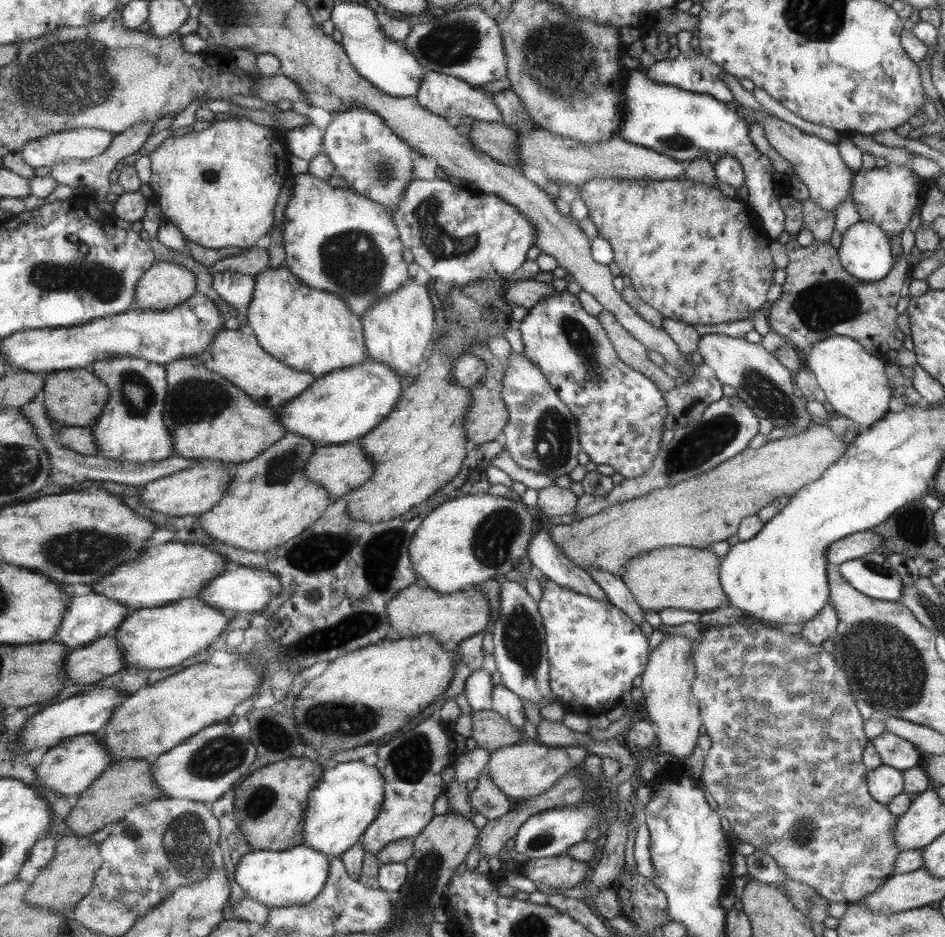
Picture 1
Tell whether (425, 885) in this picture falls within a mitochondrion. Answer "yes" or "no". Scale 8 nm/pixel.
yes

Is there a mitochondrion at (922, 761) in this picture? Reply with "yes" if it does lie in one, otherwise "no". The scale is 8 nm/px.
no

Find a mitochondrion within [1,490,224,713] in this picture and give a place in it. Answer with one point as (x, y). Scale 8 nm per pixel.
(87, 551)

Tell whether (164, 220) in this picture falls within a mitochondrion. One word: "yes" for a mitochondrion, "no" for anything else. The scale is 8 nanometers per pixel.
no

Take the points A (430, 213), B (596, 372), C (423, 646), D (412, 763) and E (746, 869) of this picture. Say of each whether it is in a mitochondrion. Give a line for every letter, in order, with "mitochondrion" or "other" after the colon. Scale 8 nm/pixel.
A: mitochondrion
B: mitochondrion
C: other
D: mitochondrion
E: other

